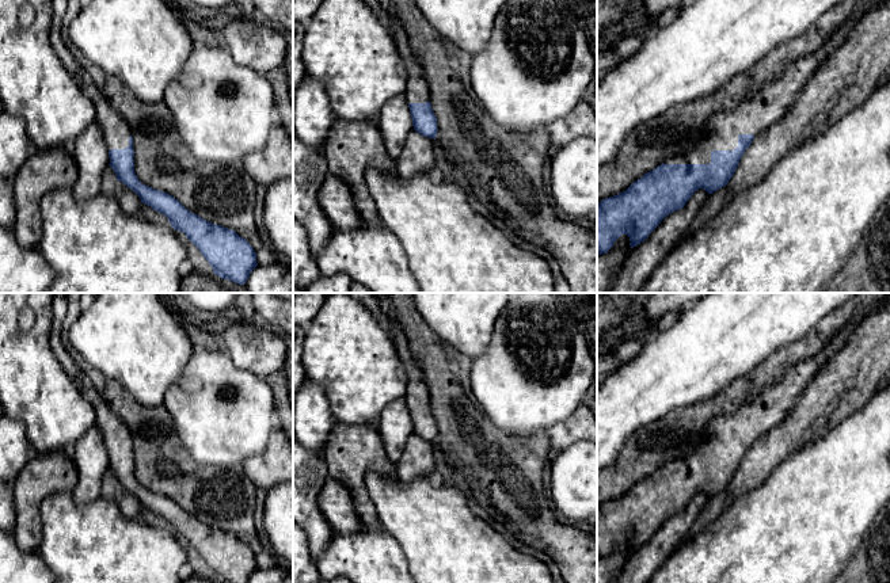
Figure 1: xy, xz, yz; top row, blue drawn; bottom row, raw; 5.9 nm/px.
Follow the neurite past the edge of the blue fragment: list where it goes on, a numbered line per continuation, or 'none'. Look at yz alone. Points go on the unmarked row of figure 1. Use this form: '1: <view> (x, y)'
1: yz (756, 416)

